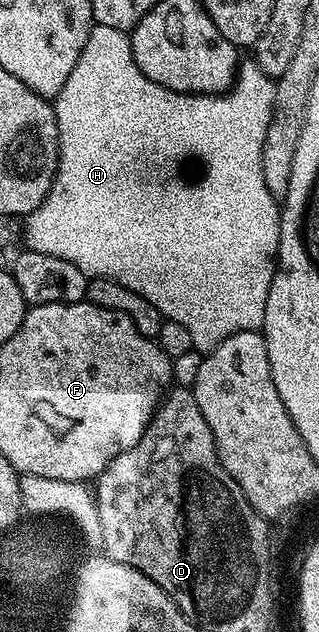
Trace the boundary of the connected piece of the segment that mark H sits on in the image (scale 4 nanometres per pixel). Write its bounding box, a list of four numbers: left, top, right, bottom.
[23,23,281,354]

